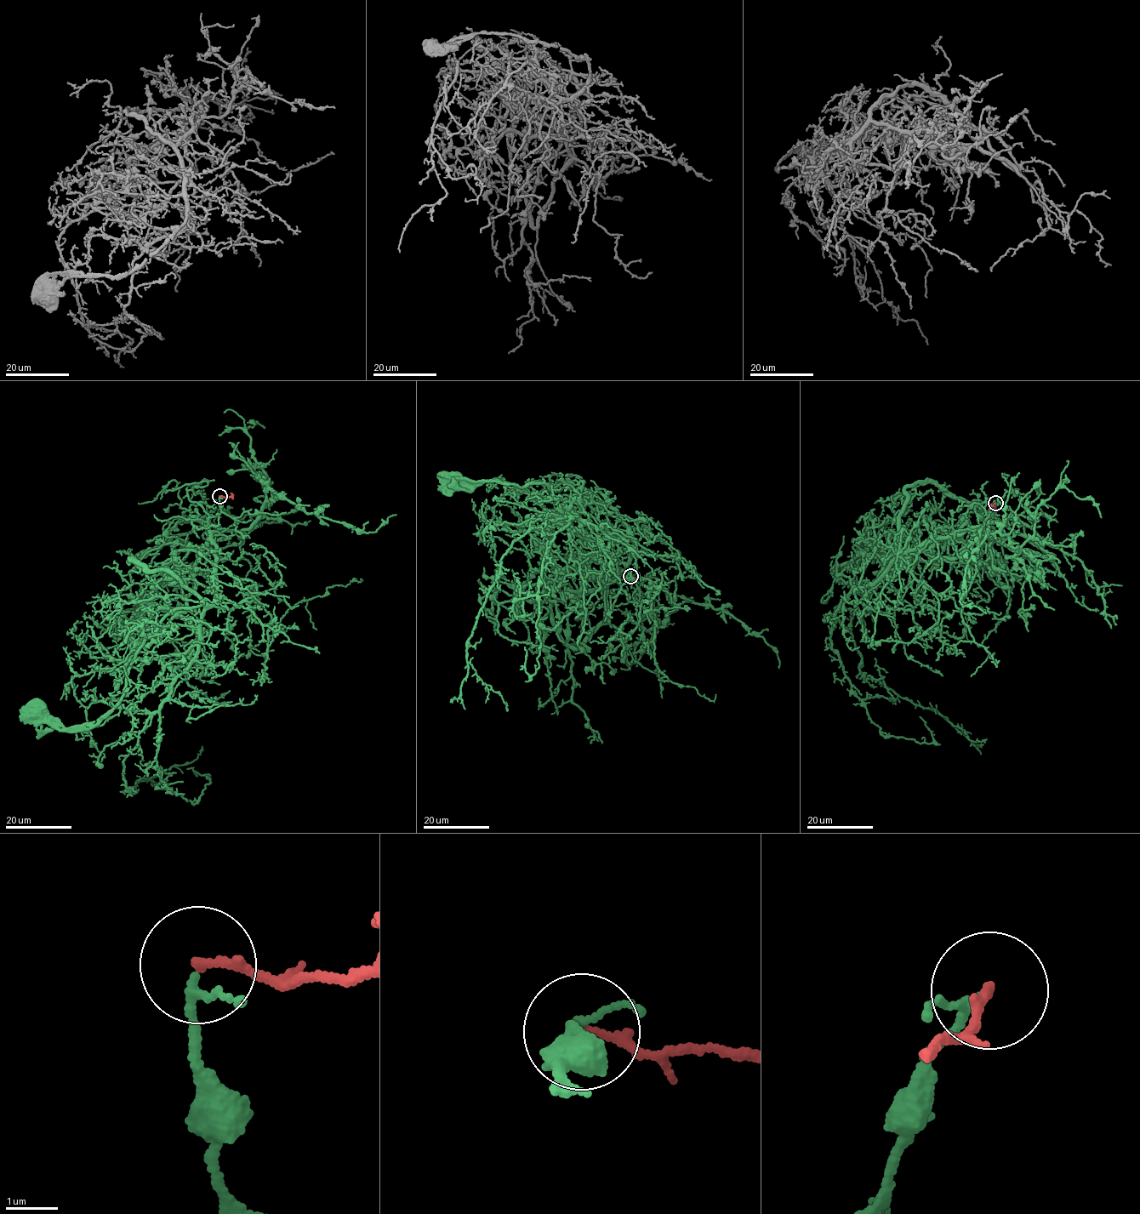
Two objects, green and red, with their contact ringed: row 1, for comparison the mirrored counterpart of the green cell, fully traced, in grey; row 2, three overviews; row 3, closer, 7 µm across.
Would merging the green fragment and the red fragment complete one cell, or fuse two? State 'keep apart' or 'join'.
join

